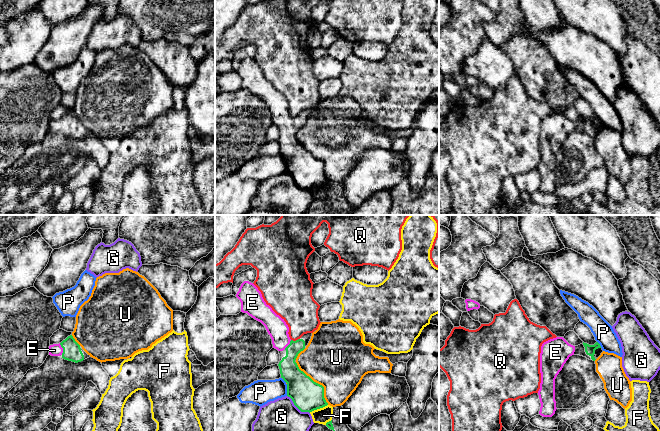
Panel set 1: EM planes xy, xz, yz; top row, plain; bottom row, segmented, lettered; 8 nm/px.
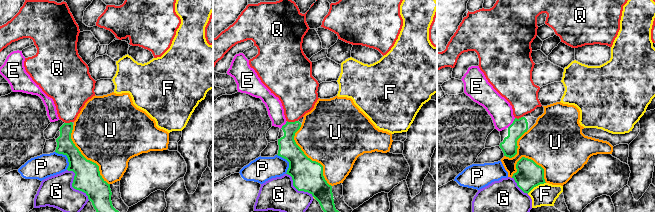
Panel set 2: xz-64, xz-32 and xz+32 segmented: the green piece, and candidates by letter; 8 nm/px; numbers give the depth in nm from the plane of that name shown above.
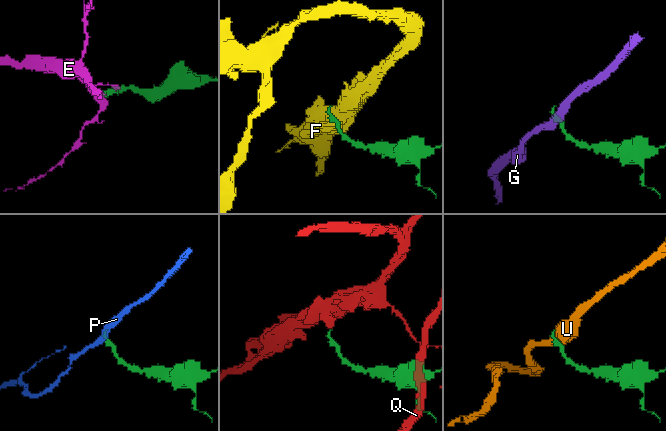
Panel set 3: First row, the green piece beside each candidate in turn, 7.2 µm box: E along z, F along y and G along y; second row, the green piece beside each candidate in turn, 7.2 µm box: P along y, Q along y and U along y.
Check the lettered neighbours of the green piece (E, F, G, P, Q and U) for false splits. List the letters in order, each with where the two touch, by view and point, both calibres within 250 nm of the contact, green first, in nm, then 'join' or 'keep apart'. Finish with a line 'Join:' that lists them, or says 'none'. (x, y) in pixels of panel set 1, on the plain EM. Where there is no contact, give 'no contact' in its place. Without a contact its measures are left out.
E: meets green in xy at (63, 125); 140 nm thick on the green side, 100 nm on the other; join
F: meets green in xz at (318, 184); 260 nm thick on the green side, 130 nm on the other; keep apart
G: meets green in xz at (297, 183); 260 nm thick on the green side, 280 nm on the other; keep apart
P: meets green in xz at (287, 166); 260 nm thick on the green side, 200 nm on the other; keep apart
Q: meets green in xz at (296, 116); 160 nm thick on the green side, 300 nm on the other; keep apart
U: meets green in xz at (317, 159); 260 nm thick on the green side, 480 nm on the other; keep apart
Join: E

